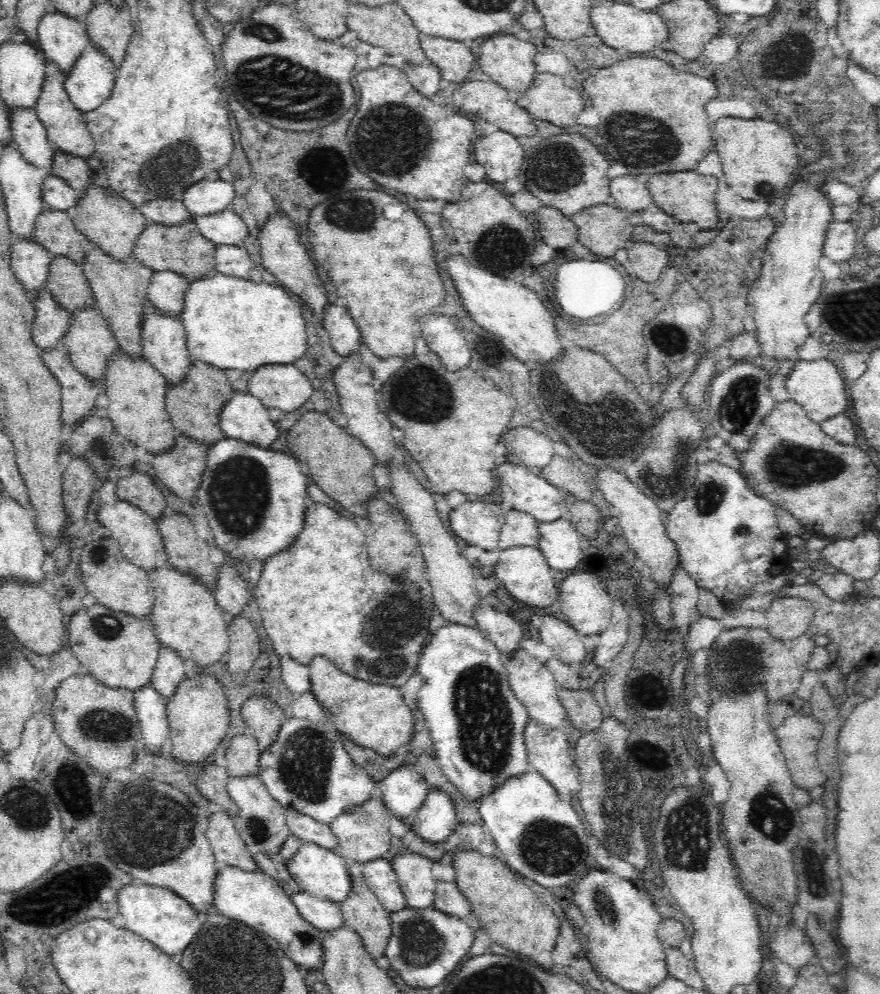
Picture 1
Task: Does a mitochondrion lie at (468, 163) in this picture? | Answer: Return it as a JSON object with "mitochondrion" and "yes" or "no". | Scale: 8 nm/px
{"mitochondrion":"no"}

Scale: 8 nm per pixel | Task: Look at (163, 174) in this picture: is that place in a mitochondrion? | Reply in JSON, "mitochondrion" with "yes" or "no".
{"mitochondrion":"yes"}

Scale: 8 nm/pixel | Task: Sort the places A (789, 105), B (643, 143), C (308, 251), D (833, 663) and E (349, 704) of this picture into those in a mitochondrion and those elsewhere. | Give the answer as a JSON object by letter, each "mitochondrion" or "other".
{"A":"other","B":"mitochondrion","C":"other","D":"other","E":"other"}

